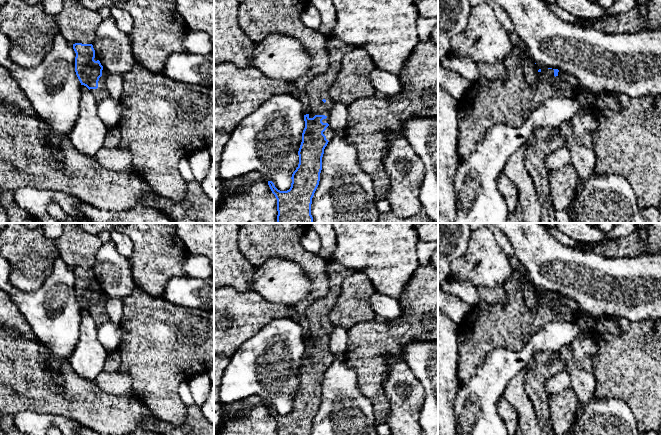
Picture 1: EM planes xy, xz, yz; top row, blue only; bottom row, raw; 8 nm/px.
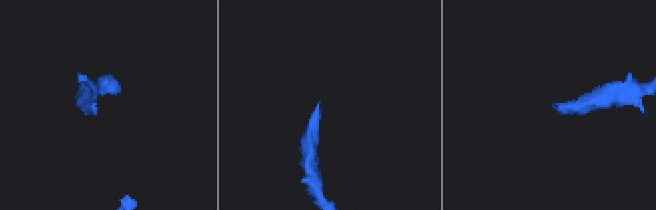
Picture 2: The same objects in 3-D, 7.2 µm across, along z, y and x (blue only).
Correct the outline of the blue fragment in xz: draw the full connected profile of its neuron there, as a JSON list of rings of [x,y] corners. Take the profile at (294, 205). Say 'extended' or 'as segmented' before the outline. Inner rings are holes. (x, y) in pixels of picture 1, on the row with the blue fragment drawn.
extended; [[[330,34],[325,38],[330,65],[326,72],[313,77],[305,86],[309,113],[304,115],[299,164],[292,174],[291,187],[280,191],[272,181],[268,181],[277,199],[277,223],[313,223],[311,204],[320,181],[324,149],[335,135],[329,127],[330,113],[335,103],[329,90],[338,76],[343,58],[356,49],[353,44]]]

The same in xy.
extended; [[[73,44],[76,53],[75,72],[81,83],[89,89],[97,102],[109,96],[105,81],[108,75],[106,69],[95,56],[92,44]]]

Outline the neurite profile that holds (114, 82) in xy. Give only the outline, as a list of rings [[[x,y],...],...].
[[[108,74],[105,85],[110,97],[120,100],[123,93],[123,75],[122,74]]]

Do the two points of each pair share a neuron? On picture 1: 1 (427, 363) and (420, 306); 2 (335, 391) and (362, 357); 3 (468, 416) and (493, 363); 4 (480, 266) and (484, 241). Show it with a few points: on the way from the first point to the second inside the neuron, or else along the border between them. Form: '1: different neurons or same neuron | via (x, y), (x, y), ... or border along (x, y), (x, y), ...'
1: different neurons | border along (427, 339), (407, 343), (402, 350)
2: different neurons | border along (344, 355), (345, 361), (355, 371), (360, 391)
3: same neuron | via (476, 403), (478, 397), (493, 376)
4: same neuron | via (483, 260), (483, 247)

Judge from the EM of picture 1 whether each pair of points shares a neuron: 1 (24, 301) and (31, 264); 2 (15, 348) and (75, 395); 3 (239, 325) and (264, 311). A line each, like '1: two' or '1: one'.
1: two
2: one
3: one

